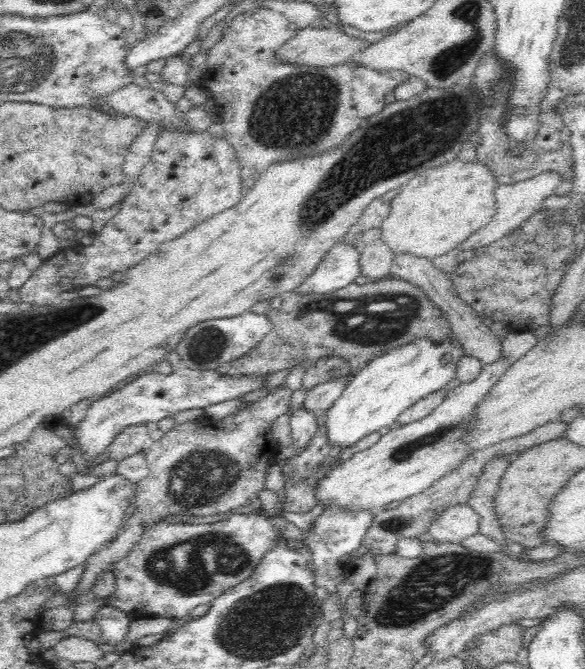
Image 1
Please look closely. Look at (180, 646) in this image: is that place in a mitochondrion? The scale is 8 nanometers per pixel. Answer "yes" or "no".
no

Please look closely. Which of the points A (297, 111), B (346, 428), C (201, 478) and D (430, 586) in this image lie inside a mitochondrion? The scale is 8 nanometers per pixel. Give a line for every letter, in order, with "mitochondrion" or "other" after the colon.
A: mitochondrion
B: other
C: mitochondrion
D: mitochondrion

